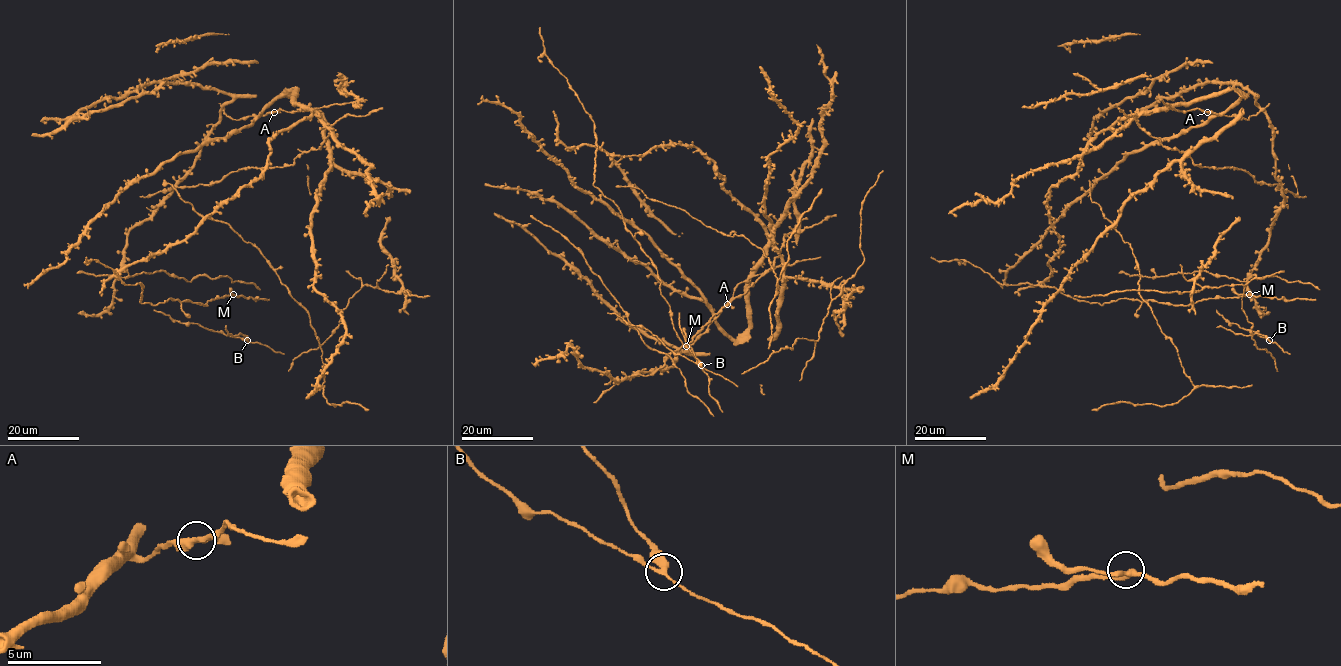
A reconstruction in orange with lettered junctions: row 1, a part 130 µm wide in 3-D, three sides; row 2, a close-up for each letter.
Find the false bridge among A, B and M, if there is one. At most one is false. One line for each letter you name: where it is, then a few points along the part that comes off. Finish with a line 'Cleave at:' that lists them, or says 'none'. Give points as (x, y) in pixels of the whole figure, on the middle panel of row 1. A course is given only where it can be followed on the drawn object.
Cleave at: none

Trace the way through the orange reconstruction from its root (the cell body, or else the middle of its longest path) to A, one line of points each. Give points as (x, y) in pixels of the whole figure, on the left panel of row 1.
A: (294, 93), (294, 88), (288, 88), (262, 113), (274, 112)

